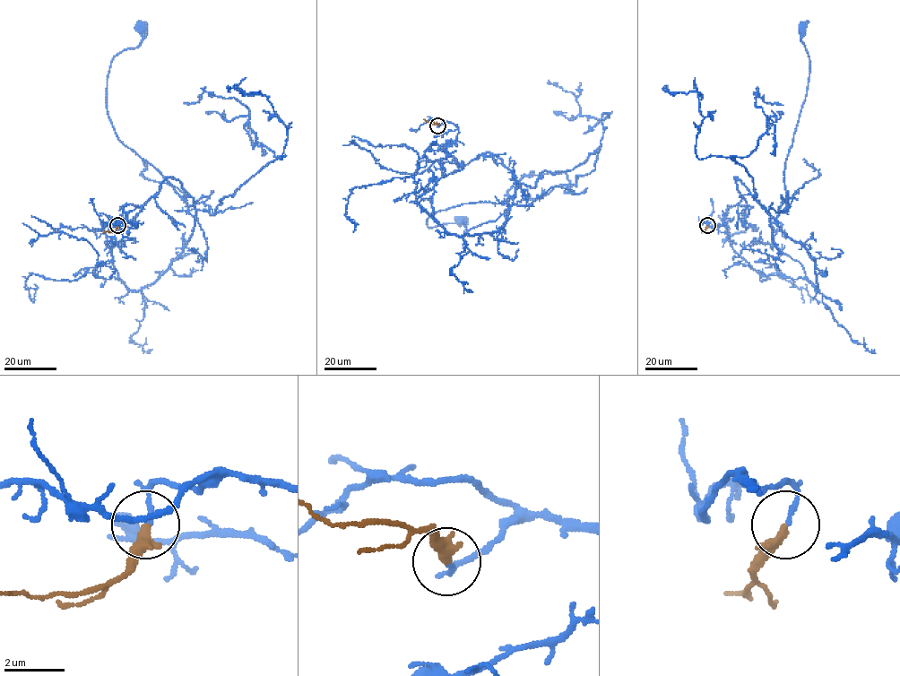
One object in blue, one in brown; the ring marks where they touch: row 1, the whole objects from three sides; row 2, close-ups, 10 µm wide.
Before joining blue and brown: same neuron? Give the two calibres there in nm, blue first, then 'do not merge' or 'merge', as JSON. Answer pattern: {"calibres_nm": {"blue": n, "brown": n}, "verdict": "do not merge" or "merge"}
{"calibres_nm": {"blue": 150, "brown": 360}, "verdict": "merge"}

